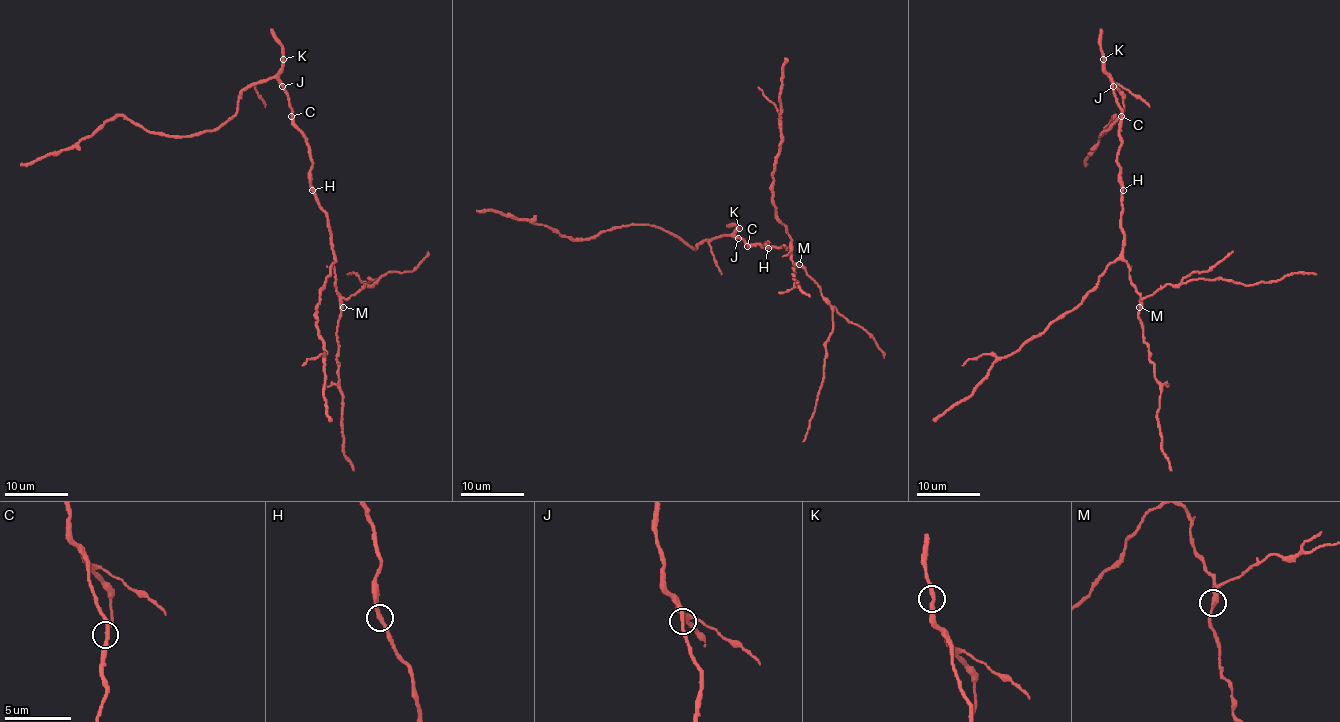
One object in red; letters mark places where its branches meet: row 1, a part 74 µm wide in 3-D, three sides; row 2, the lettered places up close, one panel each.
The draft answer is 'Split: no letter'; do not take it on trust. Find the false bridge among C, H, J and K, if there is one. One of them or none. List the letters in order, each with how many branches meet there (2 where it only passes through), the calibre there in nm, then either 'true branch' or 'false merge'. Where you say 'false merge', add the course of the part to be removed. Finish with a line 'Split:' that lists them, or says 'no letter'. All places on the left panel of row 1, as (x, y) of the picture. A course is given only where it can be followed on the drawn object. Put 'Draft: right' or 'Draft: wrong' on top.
Draft: right
C: 2 branches meet; 280 nm thick; true branch
H: 2 branches meet; 280 nm thick; true branch
J: 2 branches meet; 300 nm thick; true branch
K: 2 branches meet; 320 nm thick; true branch
Split: no letter

